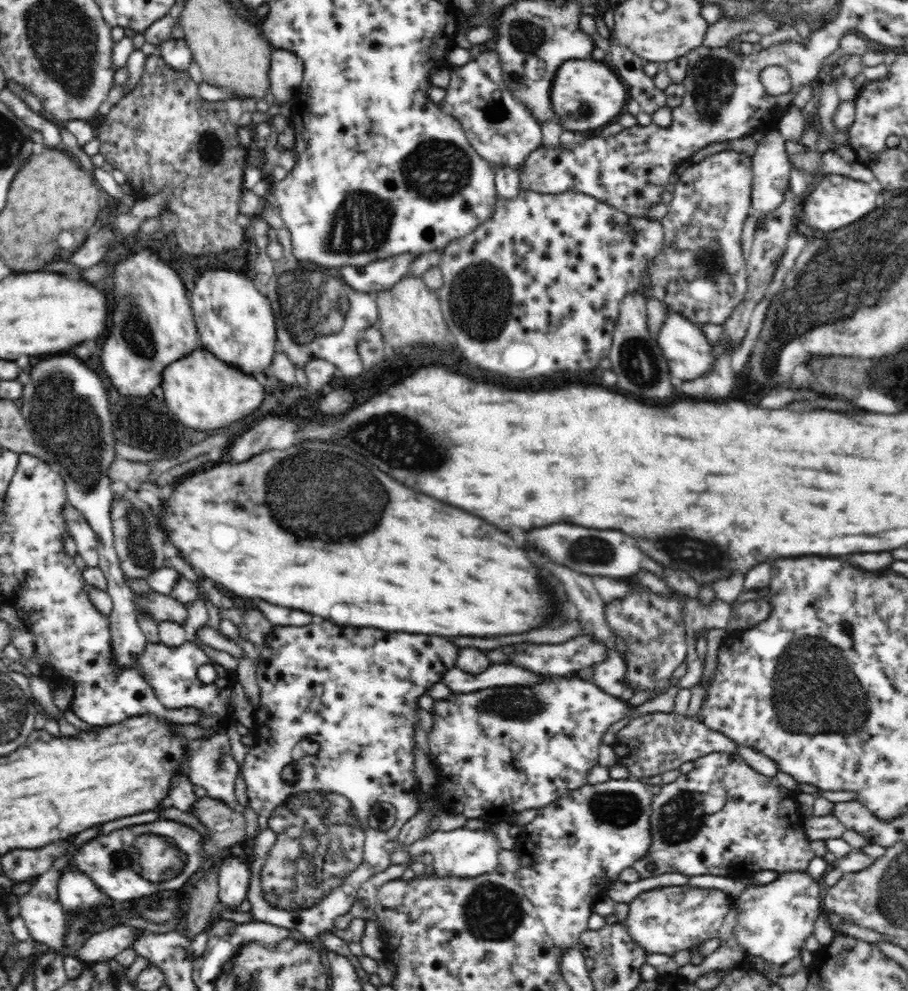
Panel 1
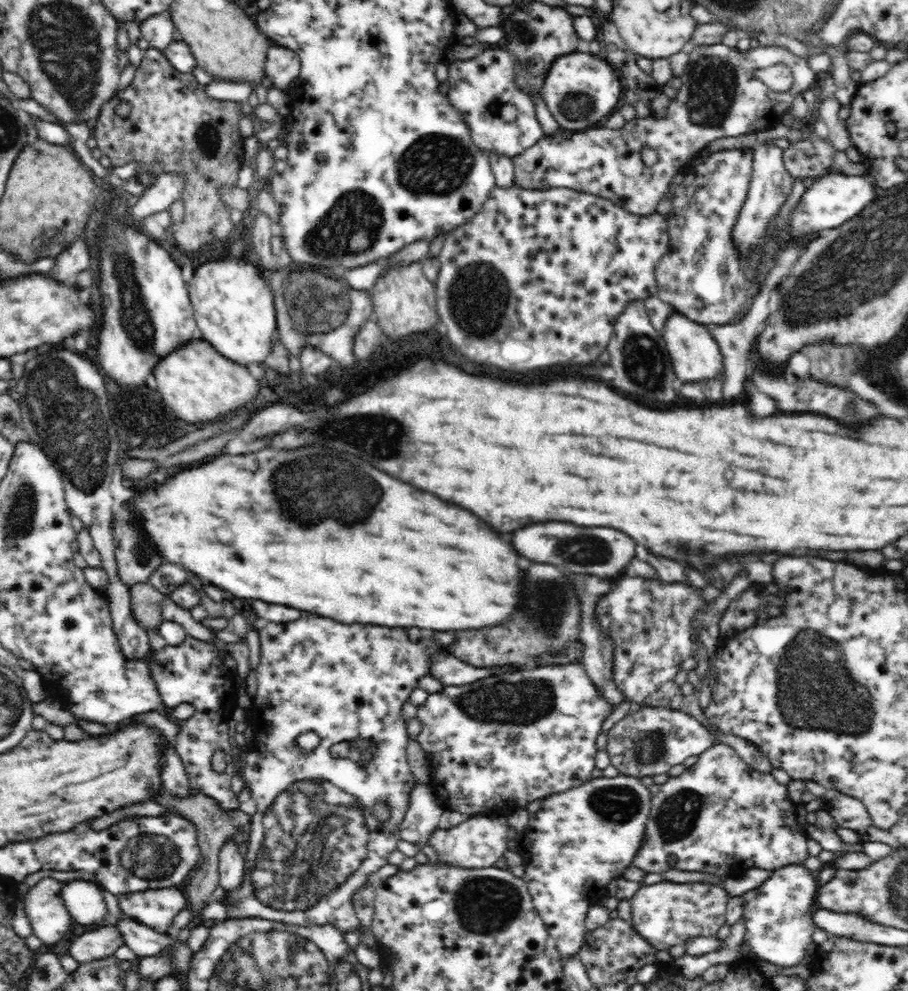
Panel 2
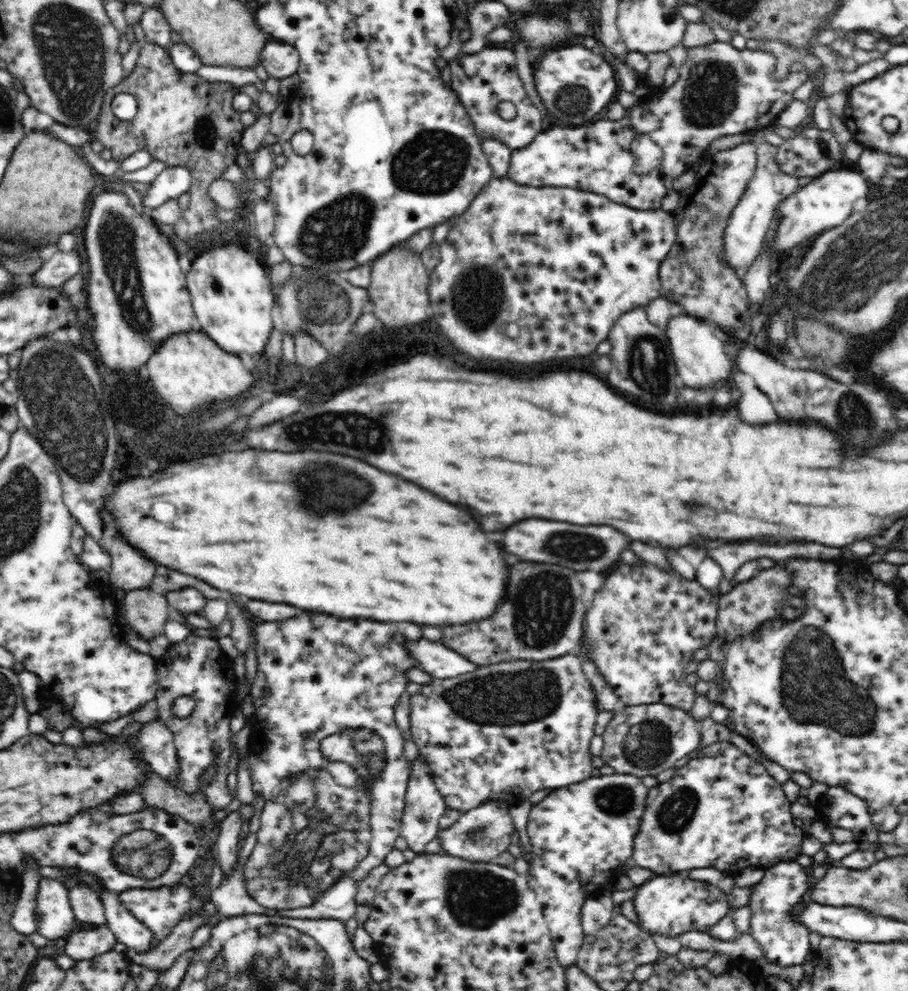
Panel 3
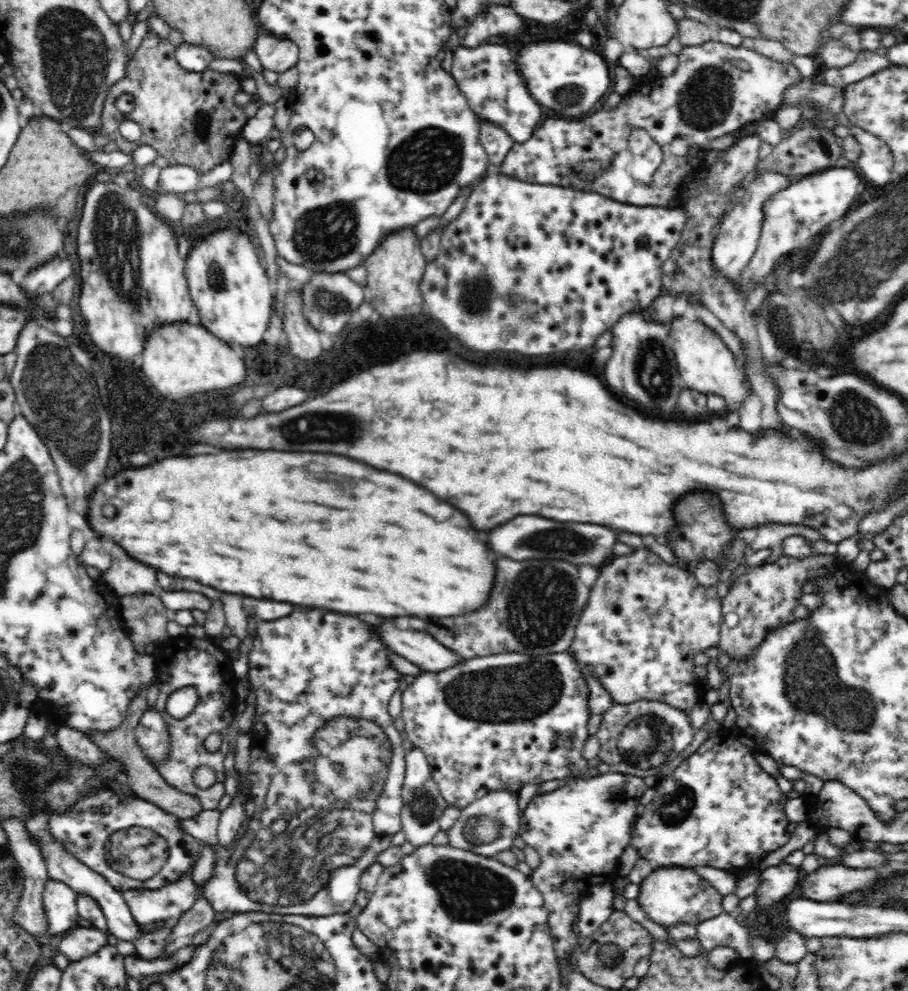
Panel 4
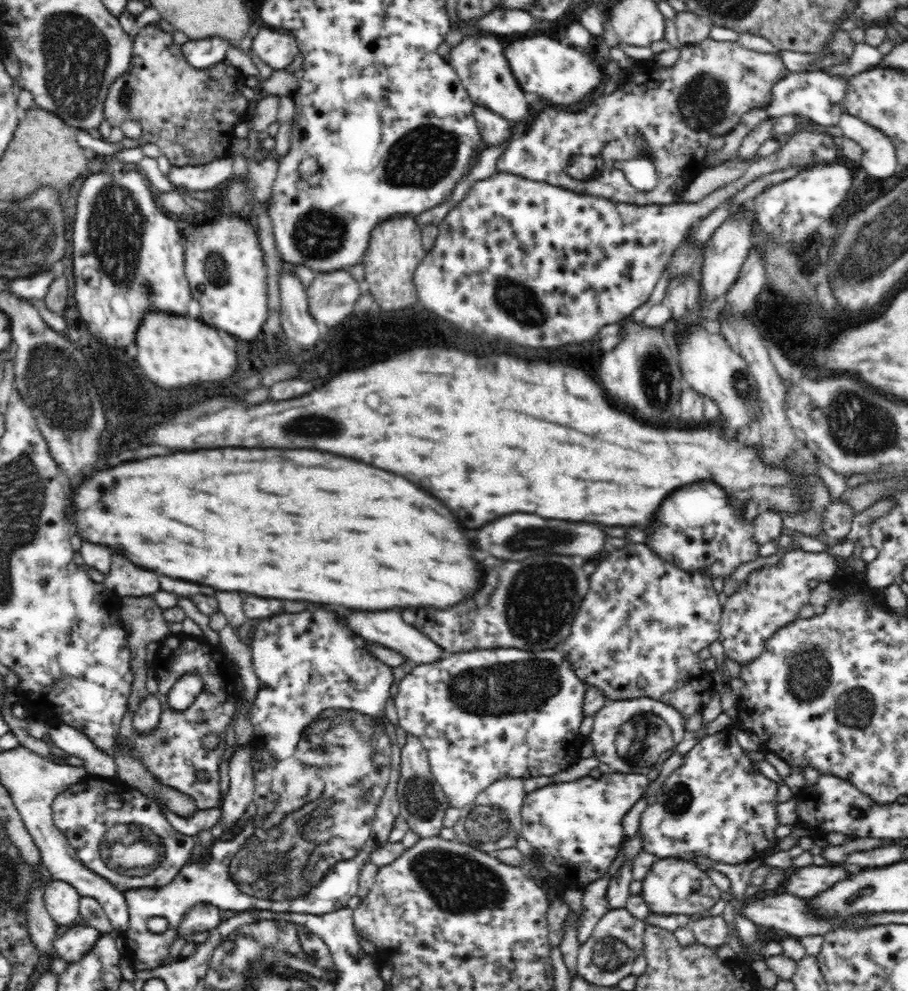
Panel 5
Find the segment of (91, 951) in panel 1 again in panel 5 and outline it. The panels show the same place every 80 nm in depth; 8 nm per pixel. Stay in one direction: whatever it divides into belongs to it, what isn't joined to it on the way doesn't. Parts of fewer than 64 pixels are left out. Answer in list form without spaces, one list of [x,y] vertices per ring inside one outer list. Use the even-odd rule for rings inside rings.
[[[74,924],[61,930],[53,945],[58,956],[70,964],[83,959],[94,948],[100,934],[94,927]]]

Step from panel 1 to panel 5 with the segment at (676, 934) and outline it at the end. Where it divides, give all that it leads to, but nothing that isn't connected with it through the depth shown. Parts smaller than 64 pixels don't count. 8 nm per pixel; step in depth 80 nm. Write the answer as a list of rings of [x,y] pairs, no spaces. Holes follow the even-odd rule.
[[[662,858],[654,862],[650,872],[642,881],[640,898],[646,901],[651,912],[662,914],[662,916],[672,916],[672,914],[702,916],[720,900],[720,892],[706,874],[706,869],[698,863],[679,858]]]

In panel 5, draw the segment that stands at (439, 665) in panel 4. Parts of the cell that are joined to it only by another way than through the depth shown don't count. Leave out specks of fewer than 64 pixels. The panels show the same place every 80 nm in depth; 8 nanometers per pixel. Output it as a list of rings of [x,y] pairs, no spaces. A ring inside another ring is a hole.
[[[386,610],[386,612],[348,612],[346,614],[346,622],[350,626],[350,630],[360,635],[370,643],[378,643],[394,652],[400,653],[408,660],[416,662],[416,664],[432,664],[444,658],[446,651],[438,646],[438,643],[432,641],[430,637],[422,634],[422,631],[417,630],[415,626],[406,624],[400,616],[400,612],[394,610]]]

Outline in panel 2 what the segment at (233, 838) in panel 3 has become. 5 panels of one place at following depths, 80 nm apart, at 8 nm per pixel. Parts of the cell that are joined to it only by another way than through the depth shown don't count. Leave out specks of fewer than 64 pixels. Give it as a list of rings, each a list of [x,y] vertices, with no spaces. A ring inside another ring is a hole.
[[[228,838],[218,854],[219,885],[225,892],[240,888],[242,878],[248,875],[244,864],[244,852]]]

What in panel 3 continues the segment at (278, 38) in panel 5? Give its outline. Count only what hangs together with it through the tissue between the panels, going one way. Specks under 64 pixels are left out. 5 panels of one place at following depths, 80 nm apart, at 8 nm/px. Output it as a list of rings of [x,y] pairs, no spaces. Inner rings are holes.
[[[276,40],[264,44],[260,59],[269,77],[278,80],[297,74],[299,68],[299,52],[291,44]]]

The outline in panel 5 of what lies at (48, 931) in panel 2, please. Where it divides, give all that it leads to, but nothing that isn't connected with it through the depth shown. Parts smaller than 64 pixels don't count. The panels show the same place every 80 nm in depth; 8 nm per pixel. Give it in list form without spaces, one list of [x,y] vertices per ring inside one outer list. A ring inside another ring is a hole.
[[[52,879],[43,888],[43,901],[50,916],[61,930],[74,925],[80,918],[79,902],[82,896],[63,880]]]

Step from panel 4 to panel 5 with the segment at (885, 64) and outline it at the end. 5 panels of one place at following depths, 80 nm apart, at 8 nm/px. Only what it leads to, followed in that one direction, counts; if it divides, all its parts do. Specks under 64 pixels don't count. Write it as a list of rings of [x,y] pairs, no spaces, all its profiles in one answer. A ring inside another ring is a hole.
[[[867,42],[858,43],[855,44],[850,62],[828,68],[828,74],[850,79],[856,74],[876,69],[882,63],[882,56],[876,47],[870,46]]]

